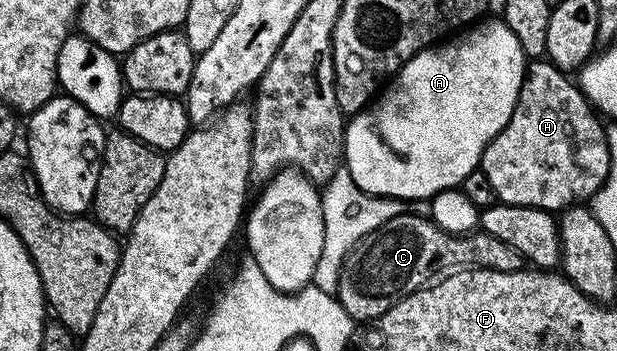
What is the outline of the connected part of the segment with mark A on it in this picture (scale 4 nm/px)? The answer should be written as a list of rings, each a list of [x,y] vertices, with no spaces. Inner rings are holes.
[[[502,20],[487,21],[413,56],[386,83],[370,109],[359,111],[346,123],[343,162],[357,188],[376,198],[394,198],[410,204],[414,198],[430,200],[442,190],[454,190],[474,170],[476,173],[483,150],[505,128],[517,104],[525,73],[525,55],[521,44],[517,44],[517,36],[509,32]]]

